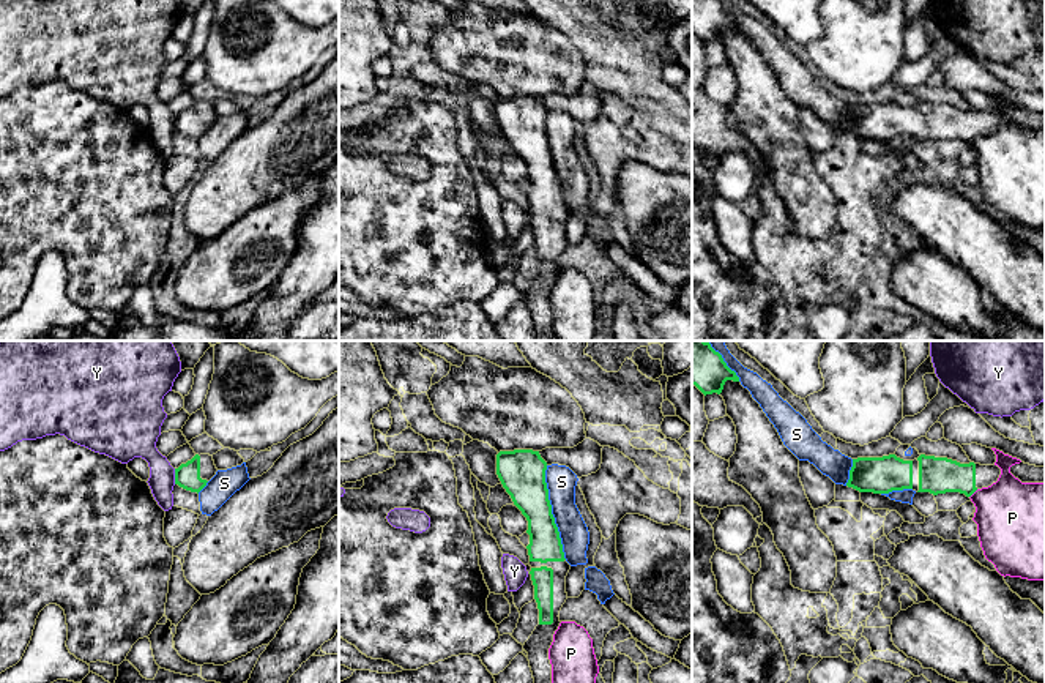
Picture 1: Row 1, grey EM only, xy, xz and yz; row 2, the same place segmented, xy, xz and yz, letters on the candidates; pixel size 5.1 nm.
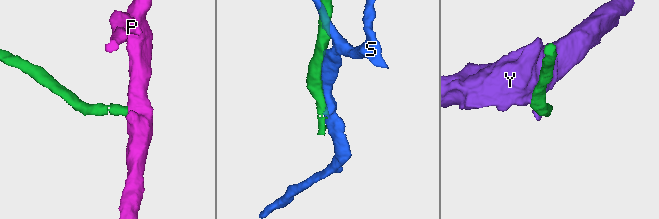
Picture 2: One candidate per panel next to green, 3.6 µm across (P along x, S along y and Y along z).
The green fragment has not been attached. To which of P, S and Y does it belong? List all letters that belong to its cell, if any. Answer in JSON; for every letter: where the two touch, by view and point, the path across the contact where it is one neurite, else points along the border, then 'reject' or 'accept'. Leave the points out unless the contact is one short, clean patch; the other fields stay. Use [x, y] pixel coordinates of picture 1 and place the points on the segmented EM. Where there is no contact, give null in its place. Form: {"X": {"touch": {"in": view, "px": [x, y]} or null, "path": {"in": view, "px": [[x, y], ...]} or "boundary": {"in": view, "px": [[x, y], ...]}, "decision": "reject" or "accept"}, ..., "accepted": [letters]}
{"P": {"touch": {"in": "yz", "px": [973, 492]}, "boundary": {"in": "yz", "px": [[978, 489], [970, 497]]}, "decision": "reject"}, "S": {"touch": {"in": "xz", "px": [550, 513]}, "decision": "reject"}, "Y": {"touch": {"in": "xy", "px": [175, 477]}, "boundary": {"in": "xy", "px": [[174, 469], [175, 483]]}, "decision": "reject"}, "accepted": []}

